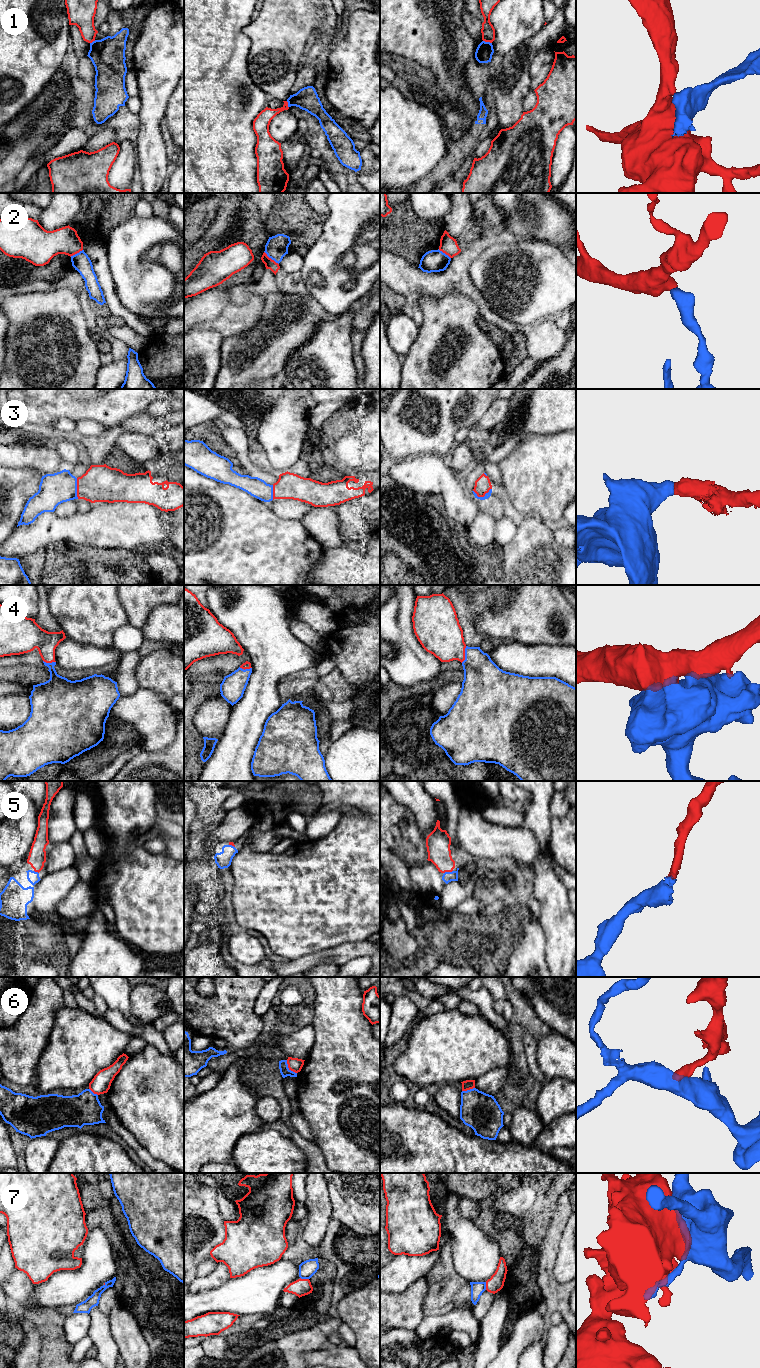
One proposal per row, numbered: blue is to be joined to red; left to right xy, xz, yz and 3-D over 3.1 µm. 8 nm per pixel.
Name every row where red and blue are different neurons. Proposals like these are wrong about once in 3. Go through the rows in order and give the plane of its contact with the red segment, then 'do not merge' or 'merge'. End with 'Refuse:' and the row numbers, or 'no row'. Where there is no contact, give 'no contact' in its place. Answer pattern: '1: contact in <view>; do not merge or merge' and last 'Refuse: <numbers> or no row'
1: contact in yz; do not merge
2: contact in xz; do not merge
3: contact in yz; merge
4: contact in yz; merge
5: contact in yz; merge
6: contact in xz; do not merge
7: contact in xz; do not merge
Refuse: 1, 2, 6, 7

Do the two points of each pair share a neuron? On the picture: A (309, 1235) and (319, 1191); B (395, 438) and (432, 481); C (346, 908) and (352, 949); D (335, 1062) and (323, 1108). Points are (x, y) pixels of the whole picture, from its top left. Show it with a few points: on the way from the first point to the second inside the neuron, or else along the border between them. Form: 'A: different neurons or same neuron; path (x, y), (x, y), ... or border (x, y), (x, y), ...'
A: same neuron; path (316, 1224), (317, 1202)
B: different neurons; border (434, 453), (422, 453), (404, 459)
C: different neurons; border (366, 939), (343, 942), (329, 949)
D: same neuron; path (335, 1073), (334, 1097)

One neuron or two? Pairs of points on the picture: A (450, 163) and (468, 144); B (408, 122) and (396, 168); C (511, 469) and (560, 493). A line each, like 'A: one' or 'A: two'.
A: one
B: one
C: one

